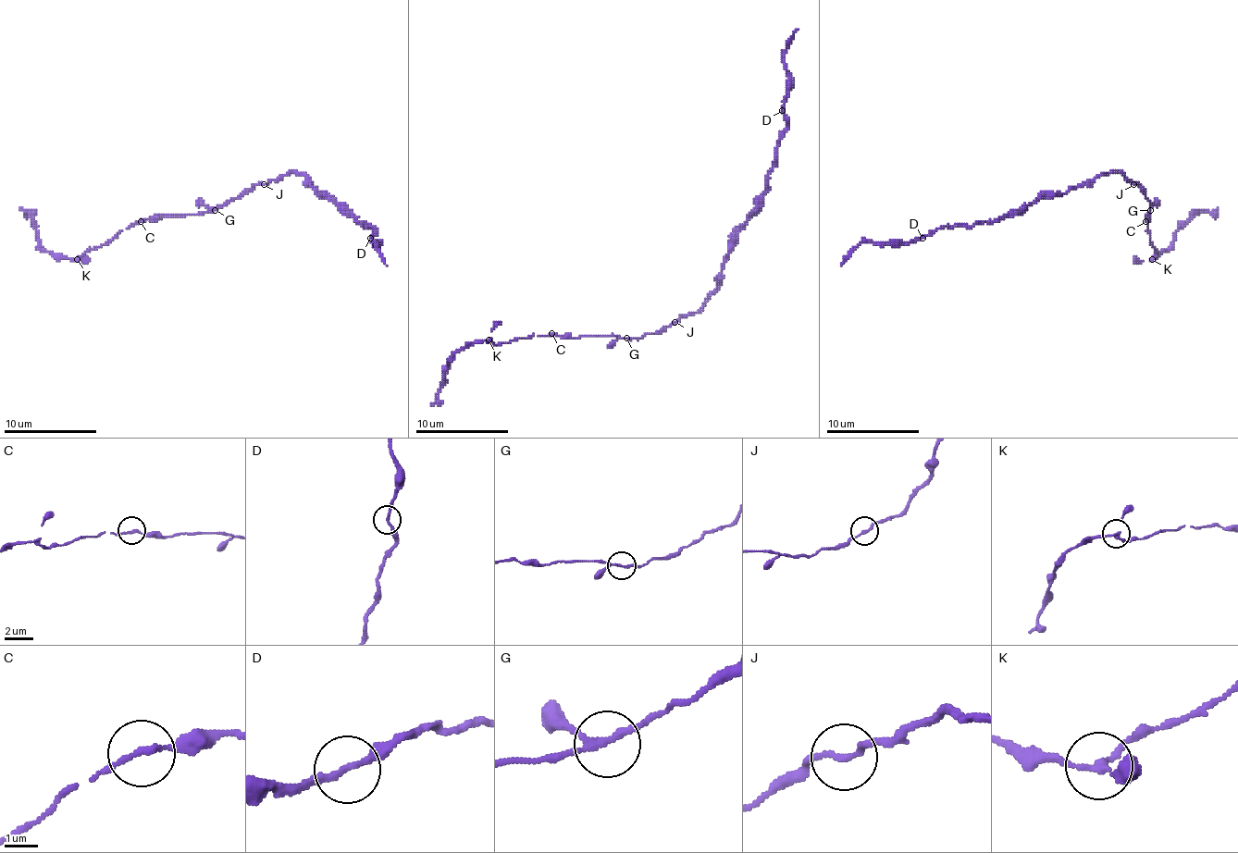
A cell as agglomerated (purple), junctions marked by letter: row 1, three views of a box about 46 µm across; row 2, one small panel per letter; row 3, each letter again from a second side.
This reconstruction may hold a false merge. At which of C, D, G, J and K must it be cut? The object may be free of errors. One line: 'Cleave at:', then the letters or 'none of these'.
Cleave at: K

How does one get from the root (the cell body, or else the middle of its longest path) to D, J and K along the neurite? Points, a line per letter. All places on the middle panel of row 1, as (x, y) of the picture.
D: (691, 315), (717, 287), (731, 253), (731, 236), (765, 190), (779, 133), (786, 127), (782, 110)
J: (691, 315), (674, 322)
K: (691, 315), (673, 322), (656, 333), (645, 333), (640, 338), (528, 336), (496, 345), (489, 340)

